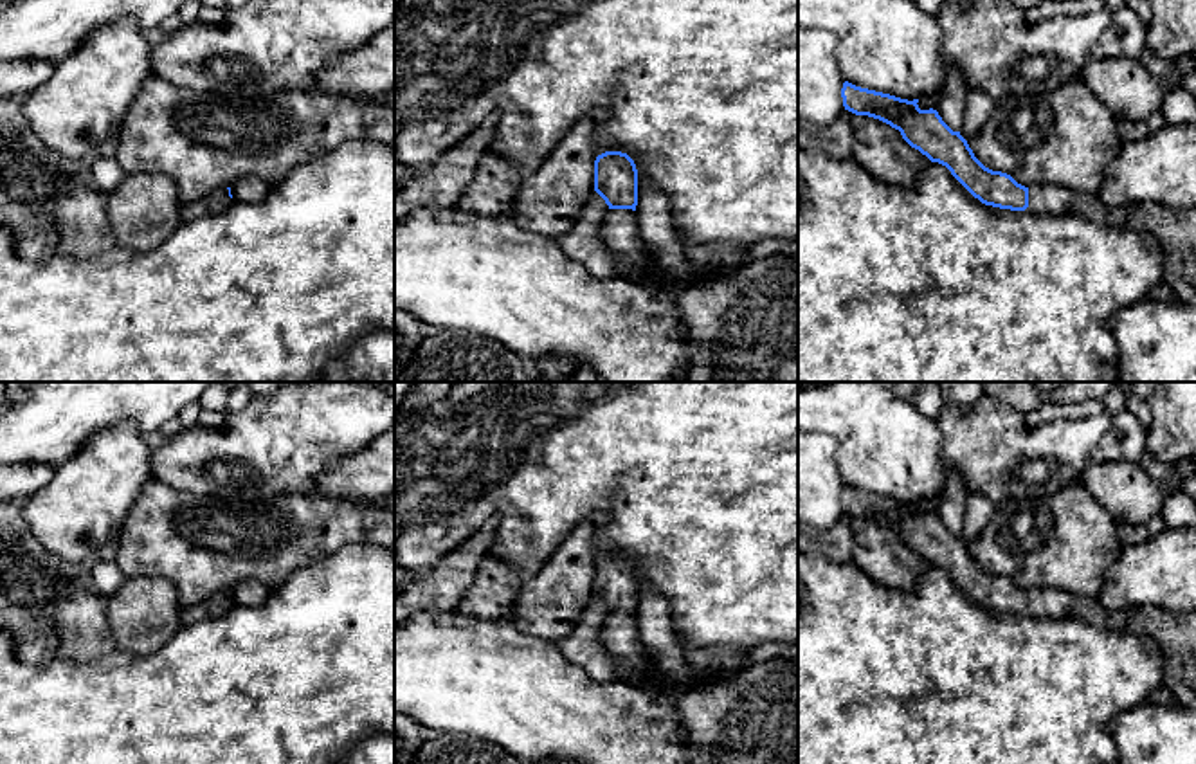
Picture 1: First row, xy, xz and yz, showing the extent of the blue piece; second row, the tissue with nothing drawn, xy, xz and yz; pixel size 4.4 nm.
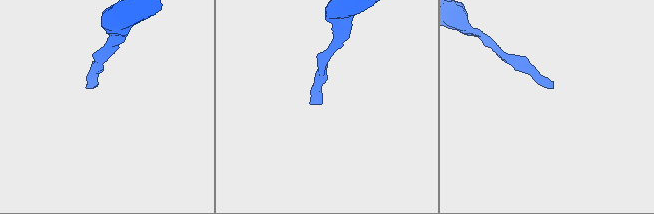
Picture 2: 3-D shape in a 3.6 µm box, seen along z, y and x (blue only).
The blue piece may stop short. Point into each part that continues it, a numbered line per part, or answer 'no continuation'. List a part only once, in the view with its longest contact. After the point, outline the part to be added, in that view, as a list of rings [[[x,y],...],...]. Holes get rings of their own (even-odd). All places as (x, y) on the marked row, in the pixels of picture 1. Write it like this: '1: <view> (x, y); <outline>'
1: xz (620, 231); [[[611,209],[600,234],[616,256],[618,277],[661,292],[657,265],[641,240],[634,216],[632,209]]]

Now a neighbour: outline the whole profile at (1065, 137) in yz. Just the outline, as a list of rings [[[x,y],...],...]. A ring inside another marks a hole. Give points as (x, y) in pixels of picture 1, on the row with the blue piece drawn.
[[[1075,77],[1048,94],[1009,96],[996,101],[992,115],[967,144],[985,168],[1010,175],[1025,187],[1039,189],[1052,184],[1097,195],[1124,141],[1119,137],[1111,110],[1097,101],[1081,77]]]

